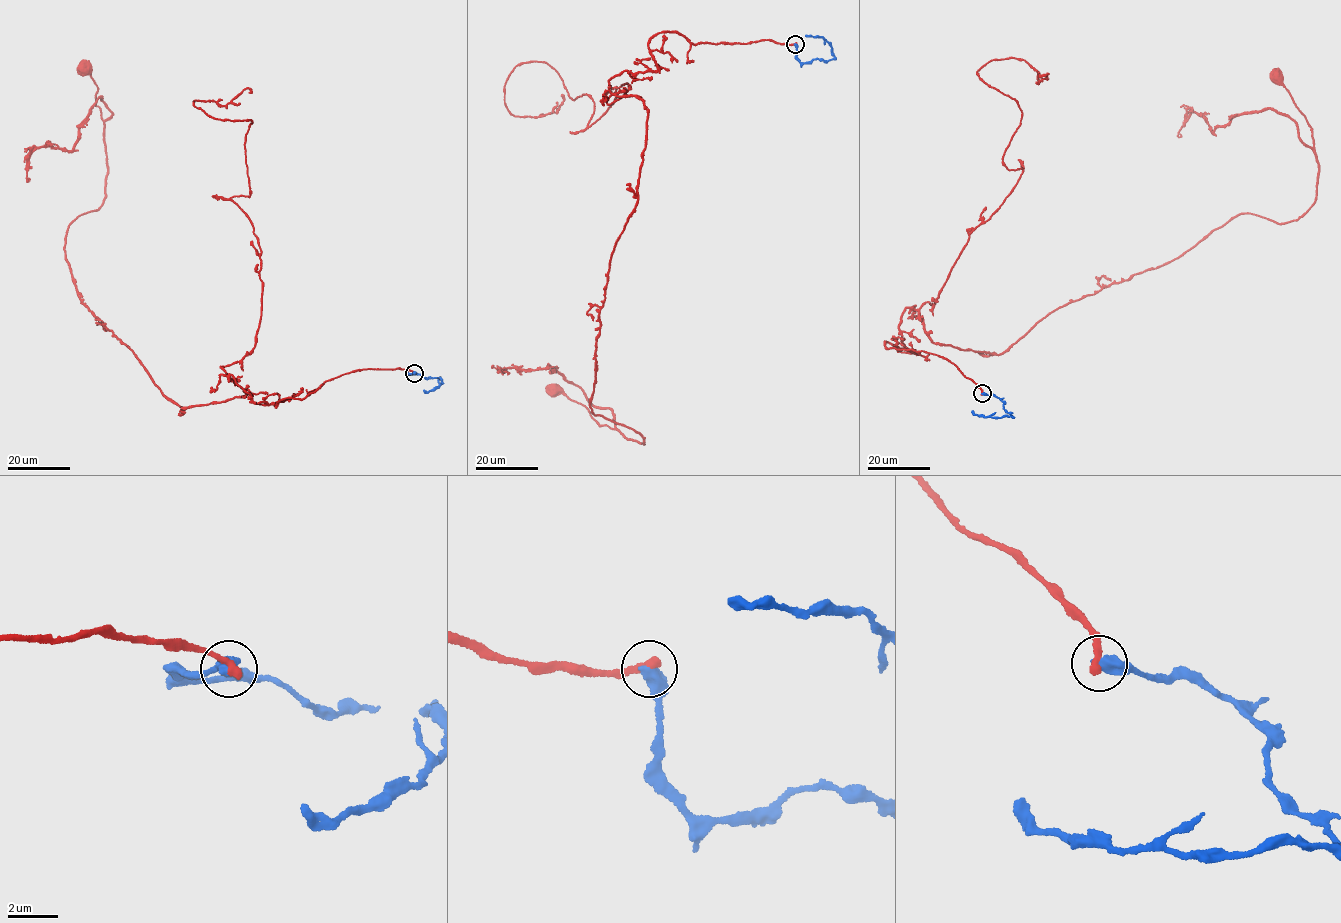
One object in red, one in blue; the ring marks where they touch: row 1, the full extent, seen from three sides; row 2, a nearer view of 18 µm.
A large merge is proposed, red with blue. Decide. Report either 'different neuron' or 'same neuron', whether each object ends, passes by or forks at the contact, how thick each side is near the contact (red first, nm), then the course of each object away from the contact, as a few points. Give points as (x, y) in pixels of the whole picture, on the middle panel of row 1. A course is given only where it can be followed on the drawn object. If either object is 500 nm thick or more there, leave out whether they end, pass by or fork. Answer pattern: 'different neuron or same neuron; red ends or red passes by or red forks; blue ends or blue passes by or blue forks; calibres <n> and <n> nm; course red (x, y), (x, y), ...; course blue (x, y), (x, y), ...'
different neuron; calibres 320 and 600 nm; course red (795, 44), (655, 34), (657, 70), (609, 80), (647, 113), (589, 407), (644, 444), (554, 388); course blue (795, 44), (797, 58), (801, 63), (817, 58), (831, 60), (831, 46), (822, 37), (805, 35)

